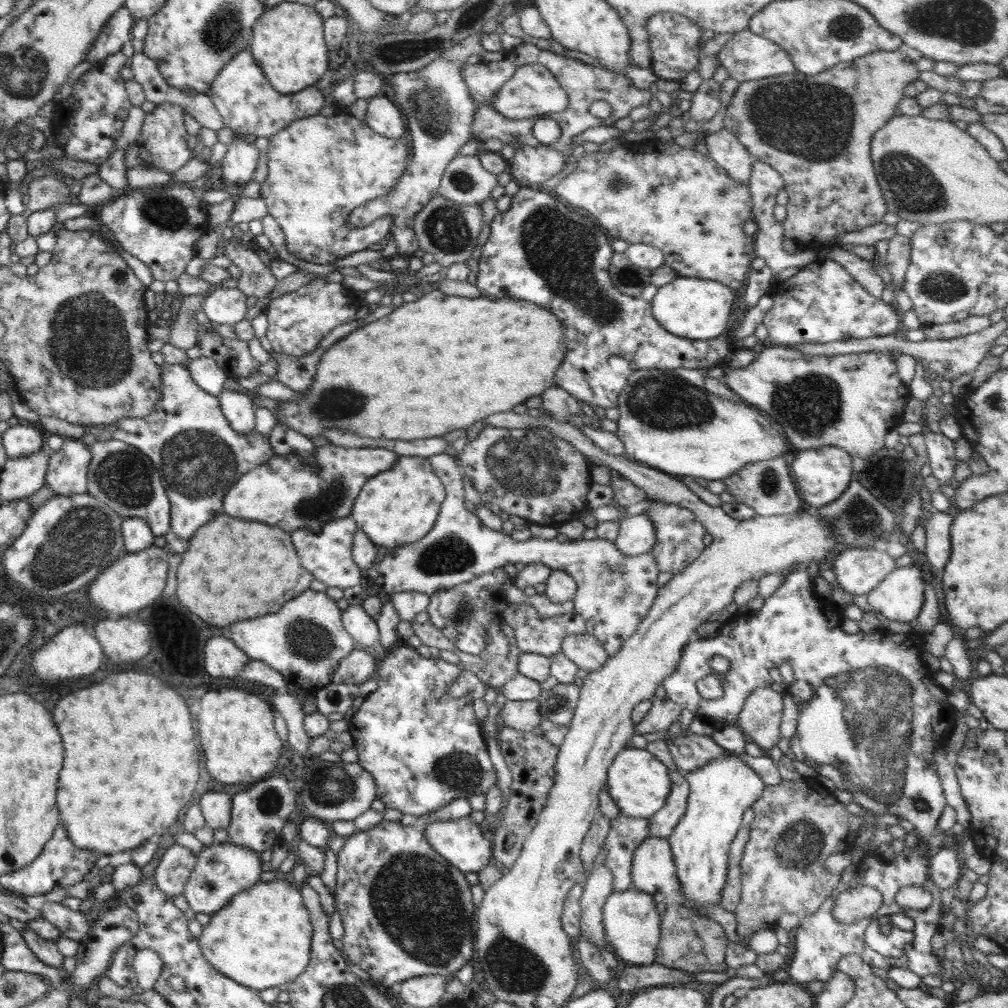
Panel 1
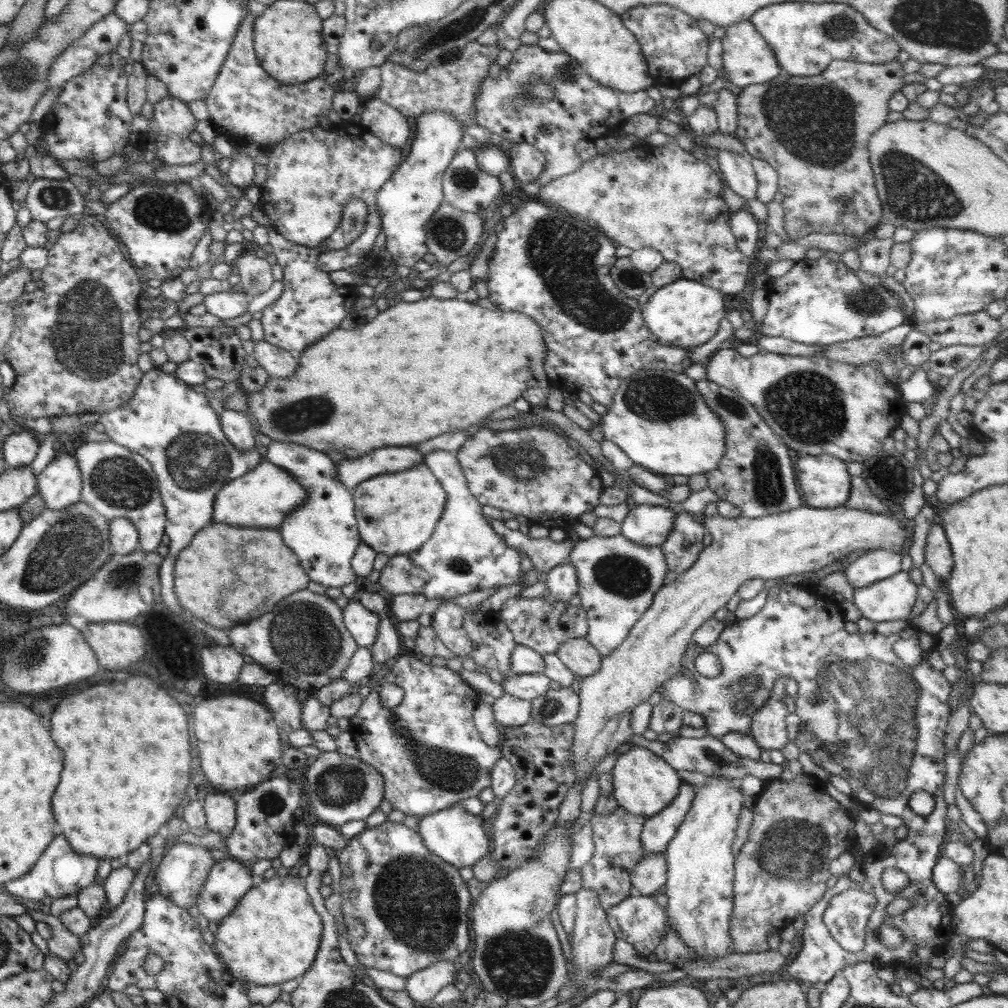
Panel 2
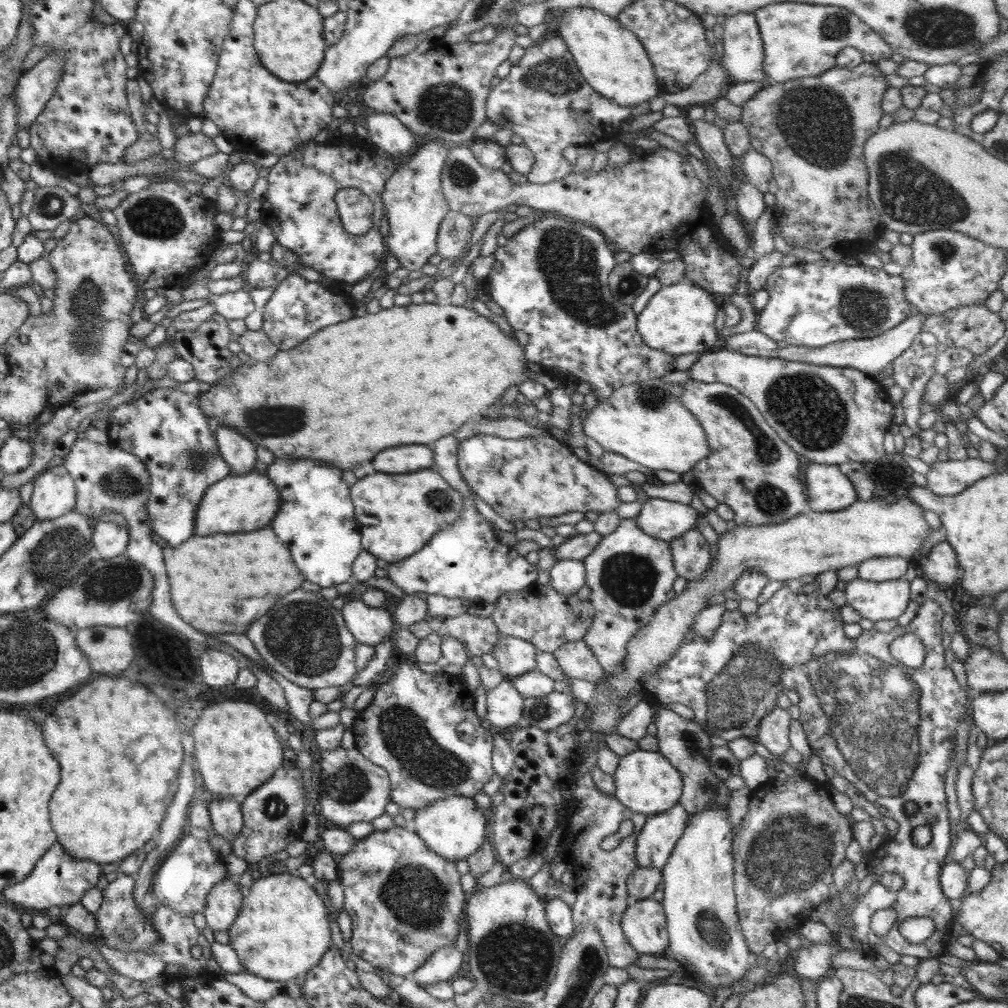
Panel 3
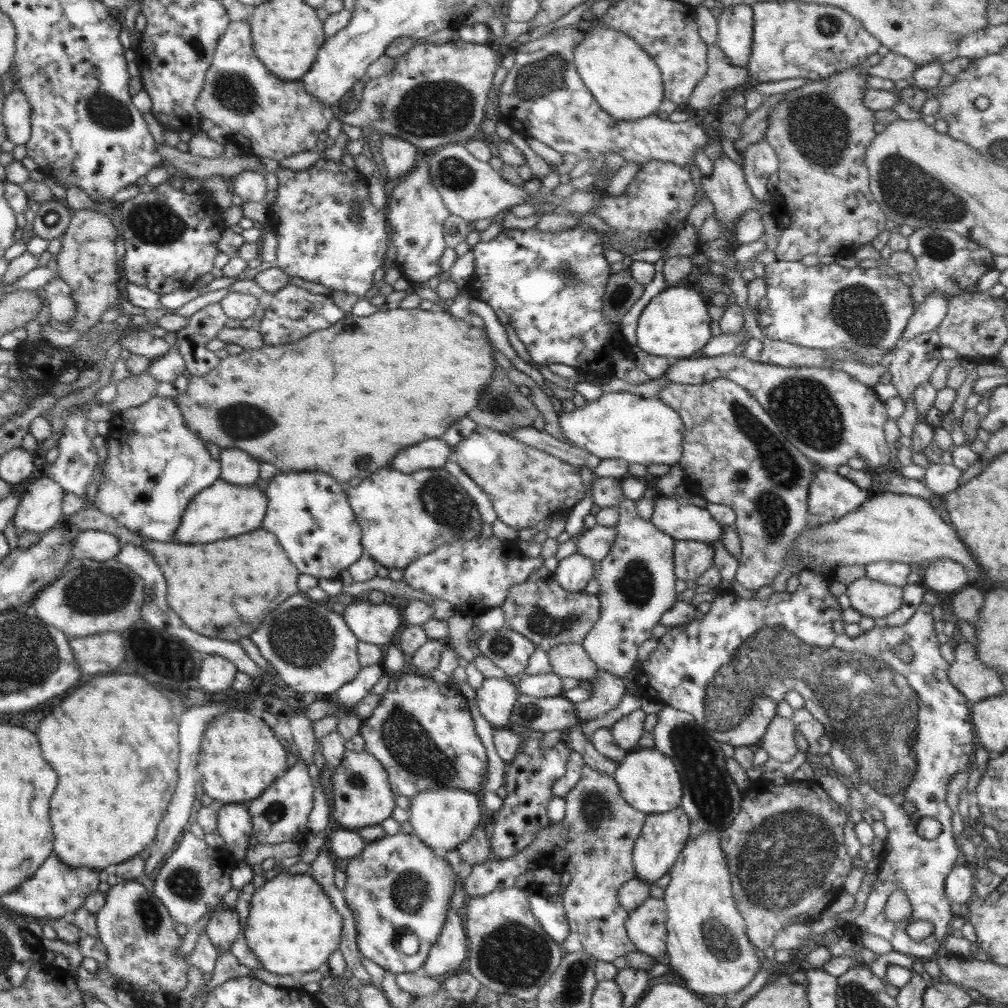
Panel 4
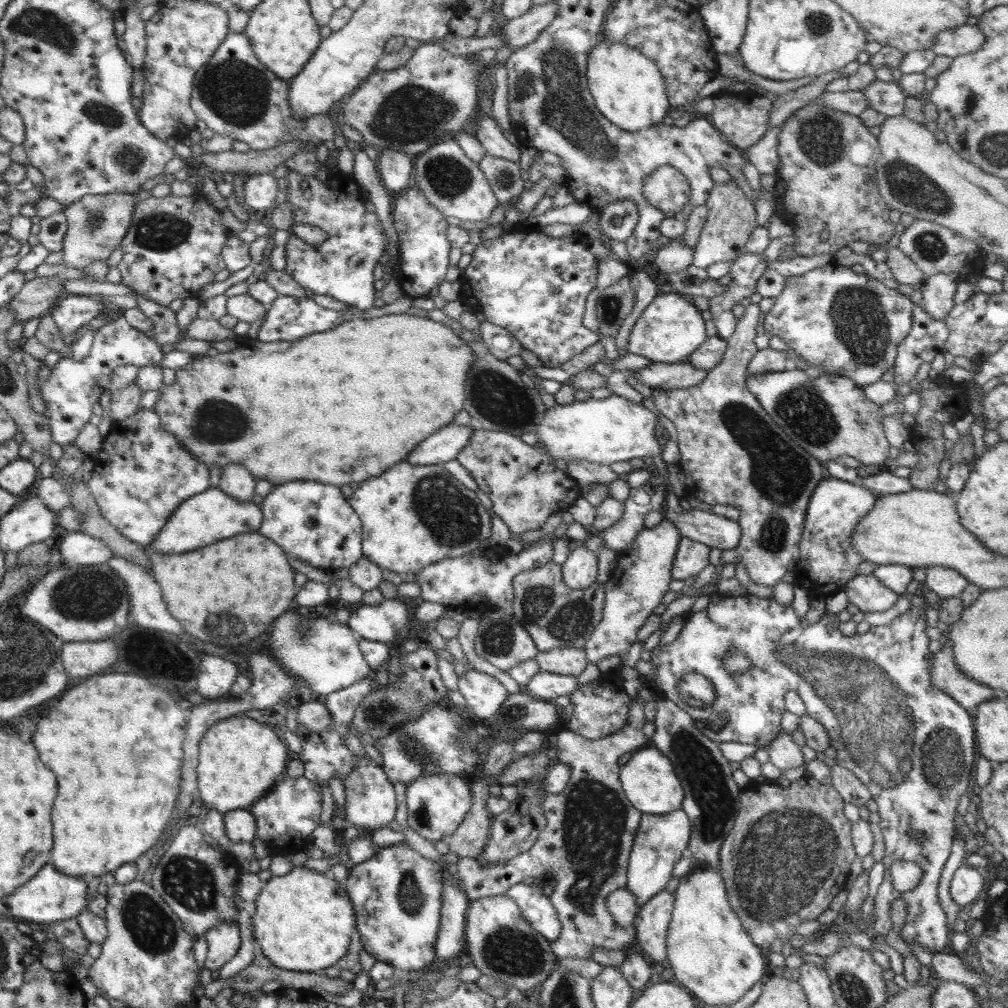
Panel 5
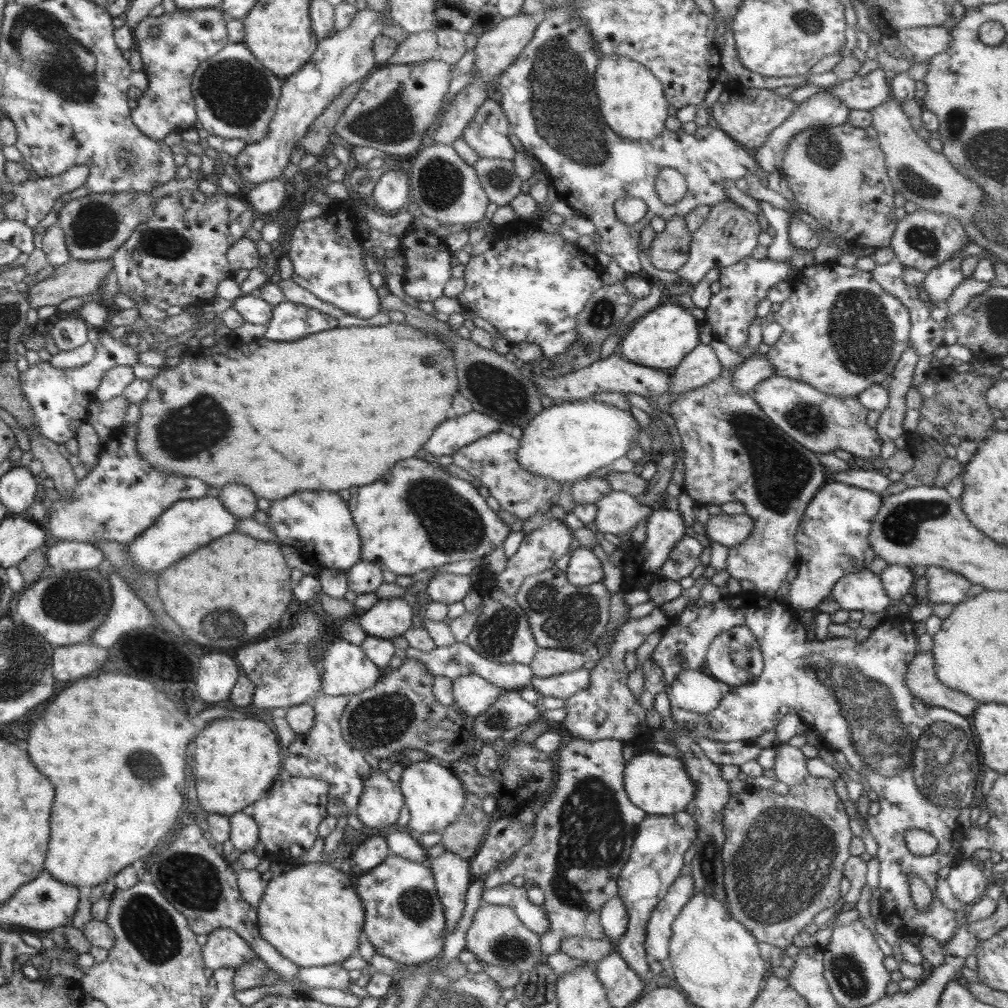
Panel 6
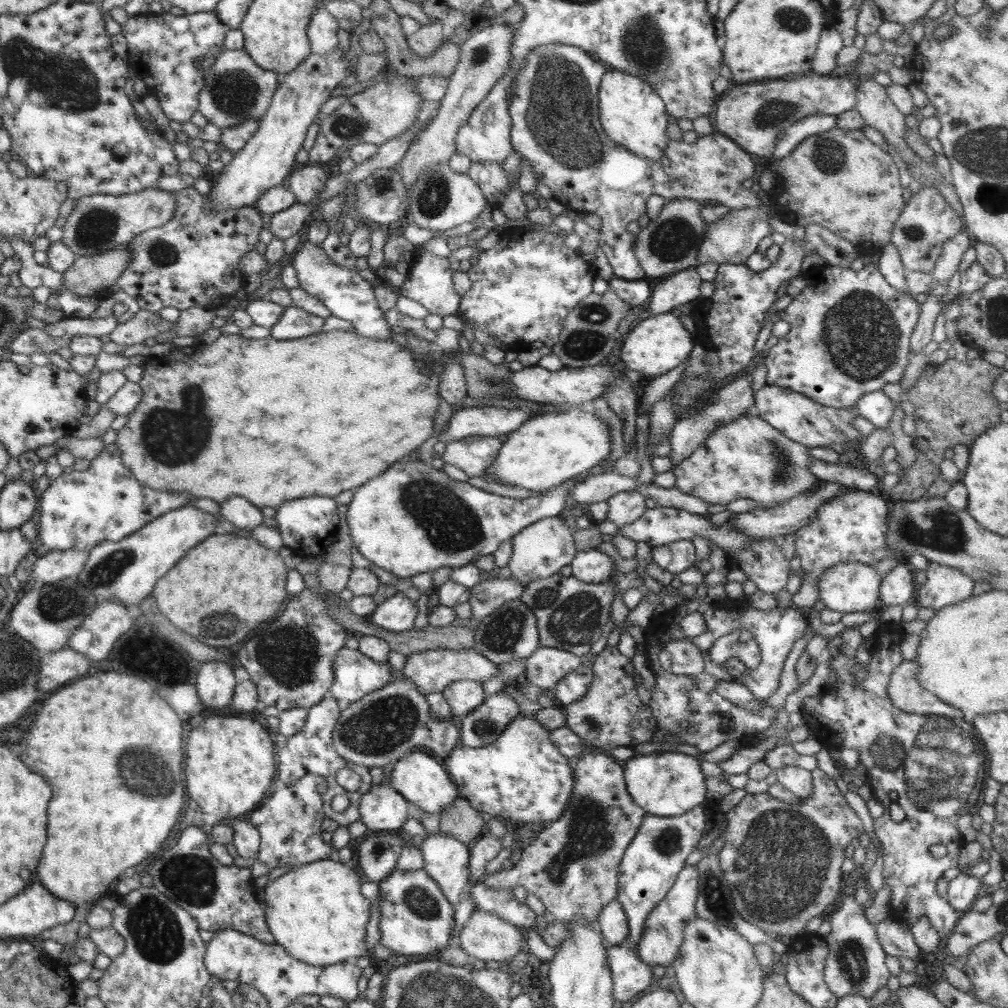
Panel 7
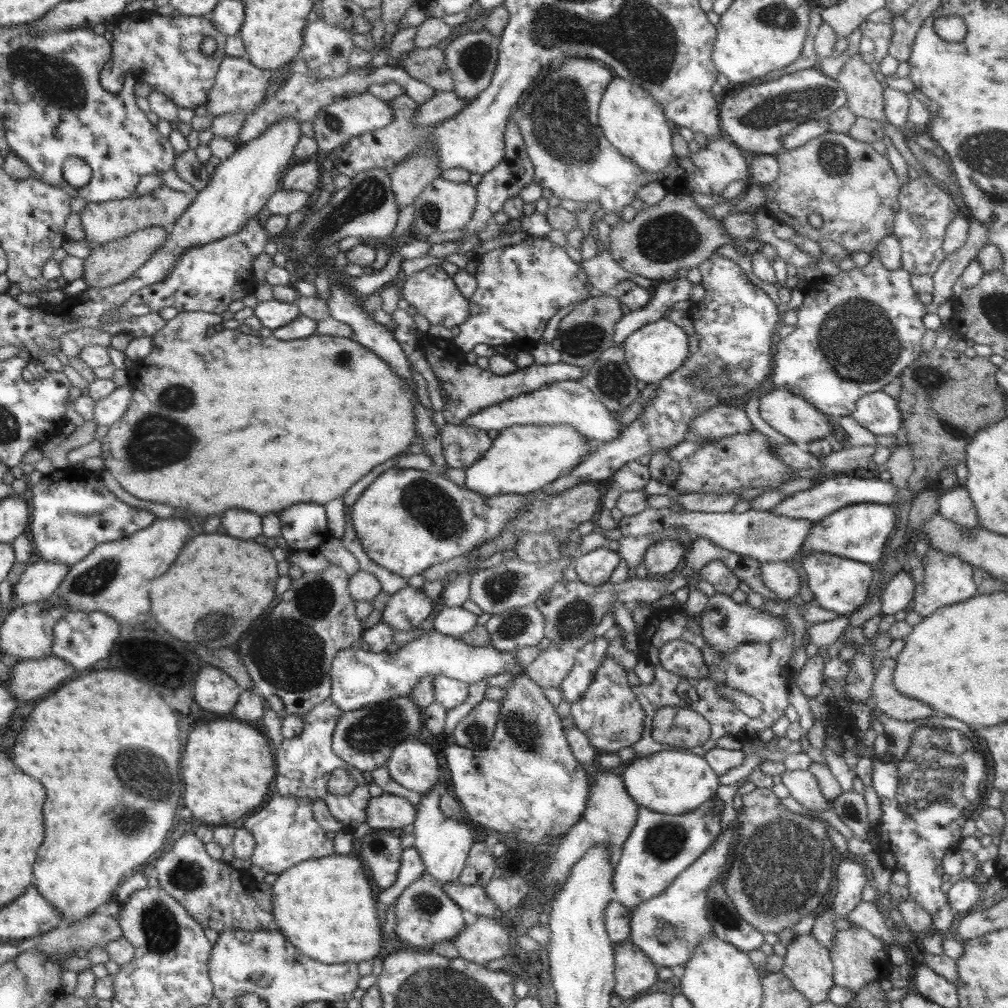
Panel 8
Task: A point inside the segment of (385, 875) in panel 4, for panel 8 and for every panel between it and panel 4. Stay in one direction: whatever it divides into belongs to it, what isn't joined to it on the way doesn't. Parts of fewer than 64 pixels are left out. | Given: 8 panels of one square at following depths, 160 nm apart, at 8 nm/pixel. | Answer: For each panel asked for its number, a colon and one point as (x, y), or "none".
5: (397, 893)
6: (404, 919)
7: (415, 918)
8: (425, 915)

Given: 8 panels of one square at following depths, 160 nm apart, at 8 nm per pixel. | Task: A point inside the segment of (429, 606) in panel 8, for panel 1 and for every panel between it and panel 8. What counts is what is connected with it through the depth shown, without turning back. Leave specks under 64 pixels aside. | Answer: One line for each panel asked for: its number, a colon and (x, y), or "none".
1: (363, 629)
2: (362, 624)
3: (369, 625)
4: (377, 624)
5: (381, 623)
6: (388, 618)
7: (398, 613)

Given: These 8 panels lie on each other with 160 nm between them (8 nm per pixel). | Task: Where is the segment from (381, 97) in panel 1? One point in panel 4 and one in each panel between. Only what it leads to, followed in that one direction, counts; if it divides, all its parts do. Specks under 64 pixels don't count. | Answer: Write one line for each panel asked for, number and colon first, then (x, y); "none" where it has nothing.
2: (390, 126)
3: (387, 133)
4: (399, 157)

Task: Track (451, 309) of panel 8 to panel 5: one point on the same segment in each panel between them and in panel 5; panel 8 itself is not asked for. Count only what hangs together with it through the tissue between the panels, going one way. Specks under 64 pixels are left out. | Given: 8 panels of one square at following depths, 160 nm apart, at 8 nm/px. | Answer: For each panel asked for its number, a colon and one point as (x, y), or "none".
5: (423, 246)
6: (427, 268)
7: (430, 282)

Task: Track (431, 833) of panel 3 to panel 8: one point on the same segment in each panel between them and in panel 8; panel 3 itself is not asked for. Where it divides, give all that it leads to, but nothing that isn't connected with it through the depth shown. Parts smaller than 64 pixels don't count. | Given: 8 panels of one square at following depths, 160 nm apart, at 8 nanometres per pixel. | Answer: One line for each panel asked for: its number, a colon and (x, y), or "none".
4: (442, 819)
5: (436, 803)
6: (435, 796)
7: (418, 777)
8: (413, 763)

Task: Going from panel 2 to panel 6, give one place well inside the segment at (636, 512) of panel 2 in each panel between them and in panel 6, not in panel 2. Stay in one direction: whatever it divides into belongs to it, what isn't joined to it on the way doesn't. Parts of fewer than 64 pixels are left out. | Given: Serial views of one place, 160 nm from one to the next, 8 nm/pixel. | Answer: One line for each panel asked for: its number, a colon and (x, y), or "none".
3: (659, 518)
4: (683, 522)
5: (715, 531)
6: (729, 530)

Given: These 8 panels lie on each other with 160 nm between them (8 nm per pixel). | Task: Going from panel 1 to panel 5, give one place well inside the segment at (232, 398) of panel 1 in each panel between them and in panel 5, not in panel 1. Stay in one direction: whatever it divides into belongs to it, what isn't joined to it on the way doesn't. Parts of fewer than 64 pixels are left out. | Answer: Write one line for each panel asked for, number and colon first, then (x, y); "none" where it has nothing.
2: (241, 432)
3: (241, 454)
4: (238, 468)
5: (239, 483)

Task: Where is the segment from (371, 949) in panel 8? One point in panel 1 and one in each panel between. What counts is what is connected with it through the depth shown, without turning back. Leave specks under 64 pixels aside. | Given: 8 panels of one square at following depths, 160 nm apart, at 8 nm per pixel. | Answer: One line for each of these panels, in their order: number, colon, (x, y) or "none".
1: (262, 938)
2: (273, 935)
3: (282, 931)
4: (292, 926)
5: (303, 922)
6: (312, 915)
7: (318, 911)

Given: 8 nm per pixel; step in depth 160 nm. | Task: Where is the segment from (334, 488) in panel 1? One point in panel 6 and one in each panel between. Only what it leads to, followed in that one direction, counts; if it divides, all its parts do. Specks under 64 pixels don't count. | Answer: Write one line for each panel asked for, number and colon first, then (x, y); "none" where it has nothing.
2: (264, 496)
3: (238, 503)
4: (224, 509)
5: (201, 519)
6: (183, 527)

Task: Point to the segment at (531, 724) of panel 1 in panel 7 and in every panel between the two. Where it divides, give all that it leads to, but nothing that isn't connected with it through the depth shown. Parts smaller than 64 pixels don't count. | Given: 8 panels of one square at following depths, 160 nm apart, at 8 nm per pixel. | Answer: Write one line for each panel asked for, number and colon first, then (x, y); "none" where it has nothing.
2: (509, 711)
3: (505, 705)
4: (496, 698)
5: (484, 695)
6: (473, 695)
7: (463, 695)

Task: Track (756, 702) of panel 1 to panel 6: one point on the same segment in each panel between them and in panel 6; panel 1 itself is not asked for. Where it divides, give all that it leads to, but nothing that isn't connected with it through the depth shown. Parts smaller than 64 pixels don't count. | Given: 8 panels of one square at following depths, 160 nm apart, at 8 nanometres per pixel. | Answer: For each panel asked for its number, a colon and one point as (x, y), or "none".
2: (768, 728)
3: (773, 733)
4: (778, 742)
5: (784, 754)
6: (790, 768)

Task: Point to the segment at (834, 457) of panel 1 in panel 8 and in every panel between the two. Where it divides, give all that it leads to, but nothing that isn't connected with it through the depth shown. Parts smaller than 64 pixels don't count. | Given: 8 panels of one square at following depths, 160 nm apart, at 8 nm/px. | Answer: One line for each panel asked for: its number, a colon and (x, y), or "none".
2: (826, 484)
3: (828, 489)
4: (830, 496)
5: (827, 561)
6: (832, 540)
7: (850, 527)
8: (860, 531)

